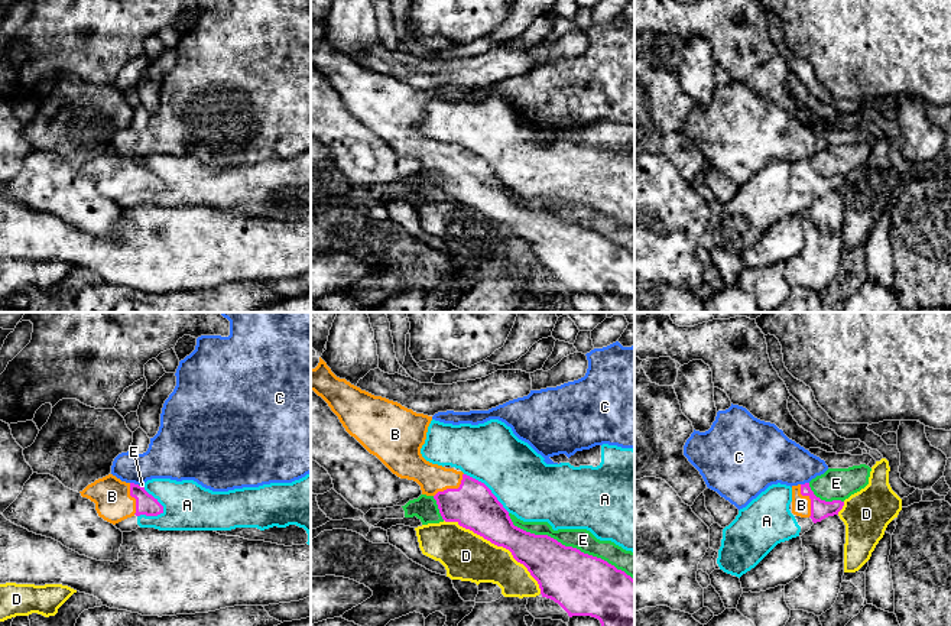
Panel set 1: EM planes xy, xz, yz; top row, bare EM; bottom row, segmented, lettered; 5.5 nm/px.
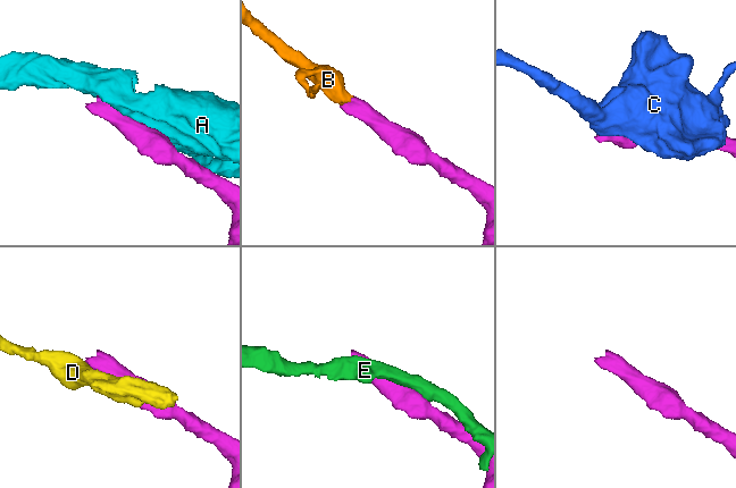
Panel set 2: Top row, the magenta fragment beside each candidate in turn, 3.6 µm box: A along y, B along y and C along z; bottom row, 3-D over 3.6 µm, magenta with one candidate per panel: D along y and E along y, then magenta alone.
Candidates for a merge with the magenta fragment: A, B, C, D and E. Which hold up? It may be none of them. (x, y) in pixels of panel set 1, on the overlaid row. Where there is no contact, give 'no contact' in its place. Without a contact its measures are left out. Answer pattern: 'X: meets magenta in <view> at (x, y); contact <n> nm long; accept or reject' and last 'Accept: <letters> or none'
A: meets magenta in xy at (156, 500); contact 190 nm long; reject
B: meets magenta in xz at (453, 489); contact 220 nm long; accept
C: meets magenta in xy at (133, 483); contact 50 nm long; reject
D: meets magenta in xz at (499, 545); contact 700 nm long; reject
E: meets magenta in xz at (568, 547); contact 800 nm long; reject
Accept: B

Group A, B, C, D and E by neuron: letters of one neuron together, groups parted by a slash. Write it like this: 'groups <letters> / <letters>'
groups A / B / C / D / E

